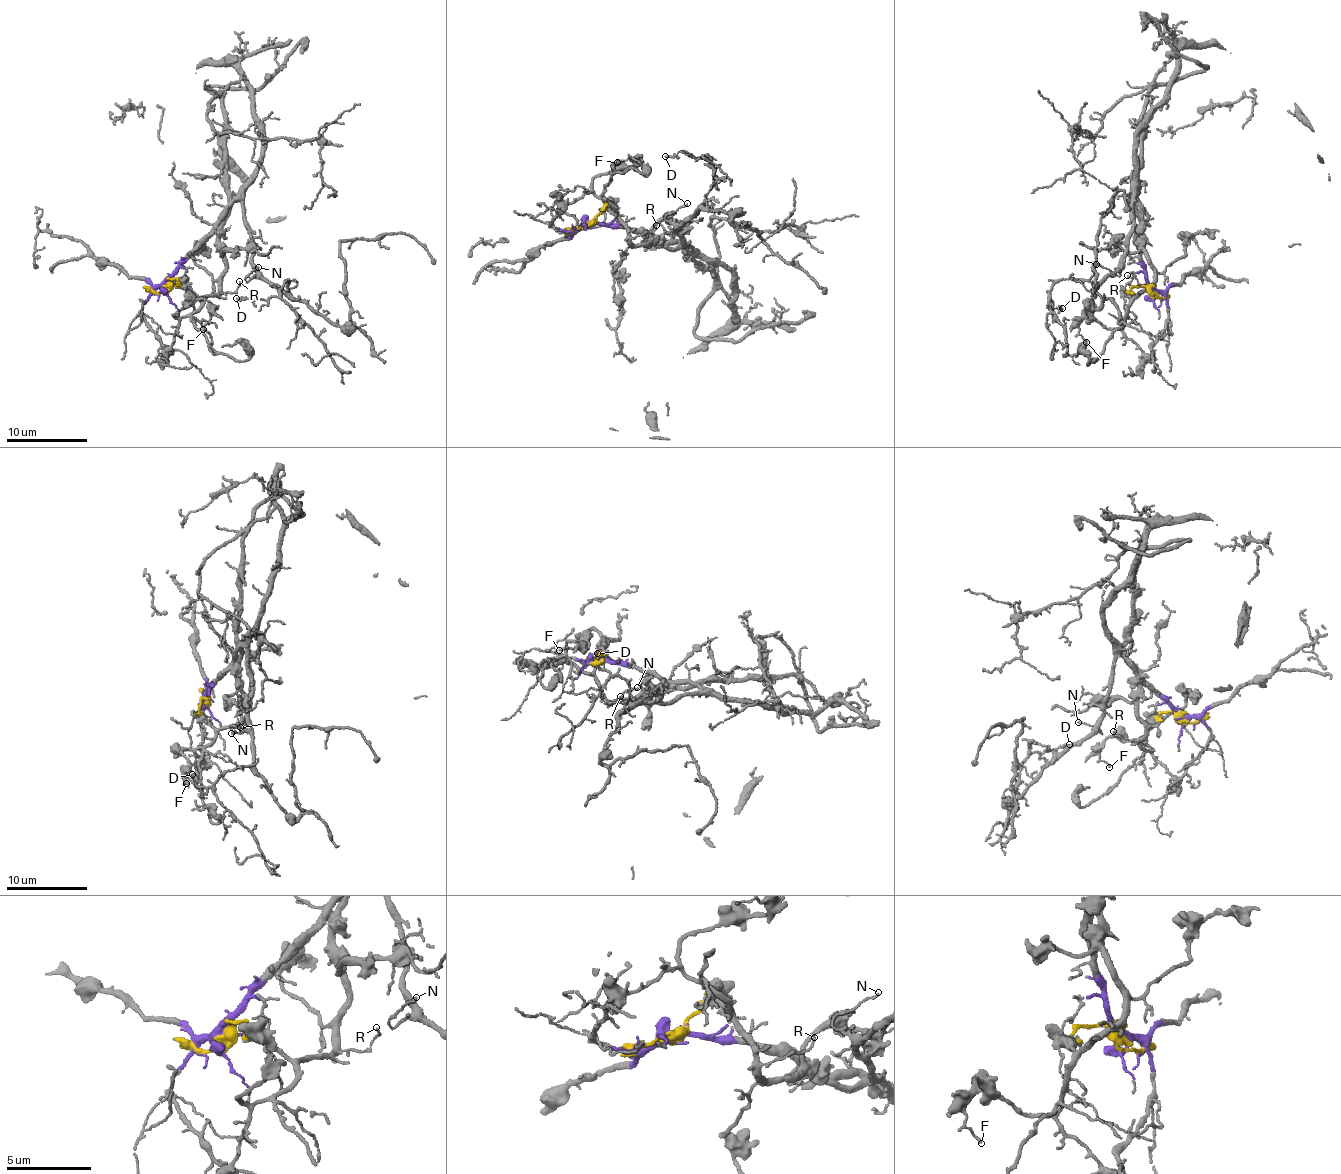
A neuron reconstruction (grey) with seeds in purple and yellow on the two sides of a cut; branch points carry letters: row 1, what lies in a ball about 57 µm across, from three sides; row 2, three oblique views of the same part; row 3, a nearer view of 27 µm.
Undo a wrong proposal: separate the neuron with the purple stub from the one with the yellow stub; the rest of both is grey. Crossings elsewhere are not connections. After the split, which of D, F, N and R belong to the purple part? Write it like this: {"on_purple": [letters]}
{"on_purple": ["D", "N"]}

